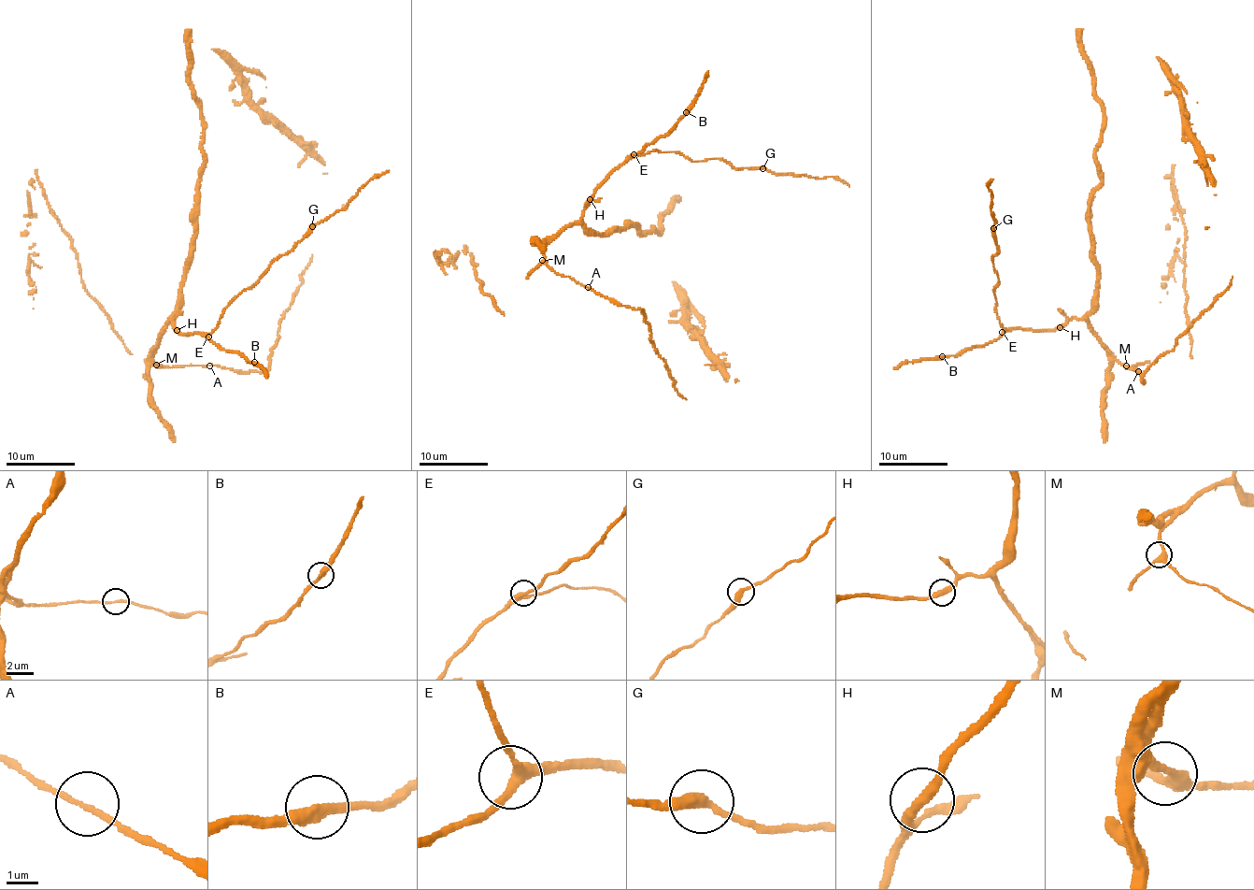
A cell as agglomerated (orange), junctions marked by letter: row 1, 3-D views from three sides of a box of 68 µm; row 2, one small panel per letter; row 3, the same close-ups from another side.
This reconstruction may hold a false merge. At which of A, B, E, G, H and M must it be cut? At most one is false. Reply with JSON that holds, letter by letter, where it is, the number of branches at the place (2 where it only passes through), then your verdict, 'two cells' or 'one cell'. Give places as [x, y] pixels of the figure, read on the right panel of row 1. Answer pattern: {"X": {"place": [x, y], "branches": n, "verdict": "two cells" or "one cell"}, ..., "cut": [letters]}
{"A": {"place": [1138, 371], "branches": 2, "verdict": "one cell"}, "B": {"place": [942, 356], "branches": 2, "verdict": "one cell"}, "E": {"place": [1002, 332], "branches": 3, "verdict": "one cell"}, "G": {"place": [993, 228], "branches": 2, "verdict": "one cell"}, "H": {"place": [1060, 327], "branches": 2, "verdict": "one cell"}, "M": {"place": [1126, 366], "branches": 3, "verdict": "one cell"}, "cut": []}

